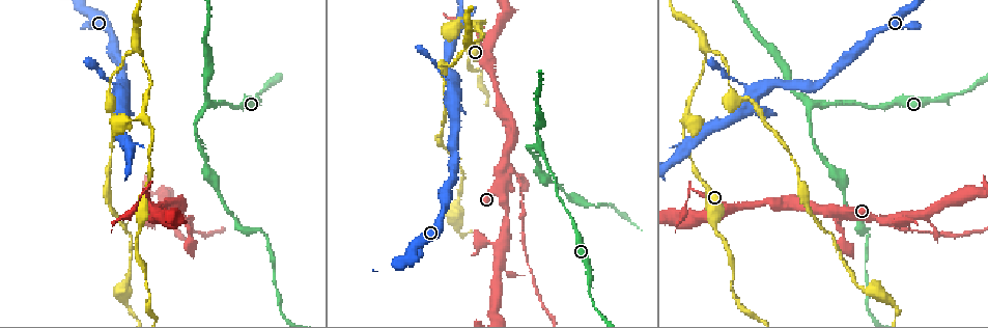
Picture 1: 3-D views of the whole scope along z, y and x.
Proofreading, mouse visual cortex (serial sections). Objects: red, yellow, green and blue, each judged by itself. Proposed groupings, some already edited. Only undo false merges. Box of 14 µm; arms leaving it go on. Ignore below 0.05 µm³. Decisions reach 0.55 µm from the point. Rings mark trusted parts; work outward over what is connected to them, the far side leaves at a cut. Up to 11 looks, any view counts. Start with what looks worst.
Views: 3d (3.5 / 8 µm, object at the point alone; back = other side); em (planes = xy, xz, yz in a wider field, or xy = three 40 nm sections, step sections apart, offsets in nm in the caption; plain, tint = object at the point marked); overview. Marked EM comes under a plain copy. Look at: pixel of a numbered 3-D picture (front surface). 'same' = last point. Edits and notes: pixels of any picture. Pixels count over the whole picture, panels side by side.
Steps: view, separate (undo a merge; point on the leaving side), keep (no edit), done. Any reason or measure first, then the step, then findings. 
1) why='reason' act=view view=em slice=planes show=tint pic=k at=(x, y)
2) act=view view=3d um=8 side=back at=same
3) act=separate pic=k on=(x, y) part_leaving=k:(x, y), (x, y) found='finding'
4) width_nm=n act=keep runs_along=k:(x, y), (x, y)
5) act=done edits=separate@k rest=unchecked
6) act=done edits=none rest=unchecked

why='a fork' act=view view=3d um=3.5 pic=1 at=(138, 51)

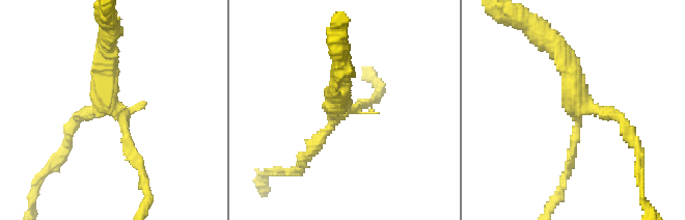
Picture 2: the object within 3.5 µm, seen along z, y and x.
act=view view=em slice=xy step=5 show=tint pic=2 at=(107, 103)

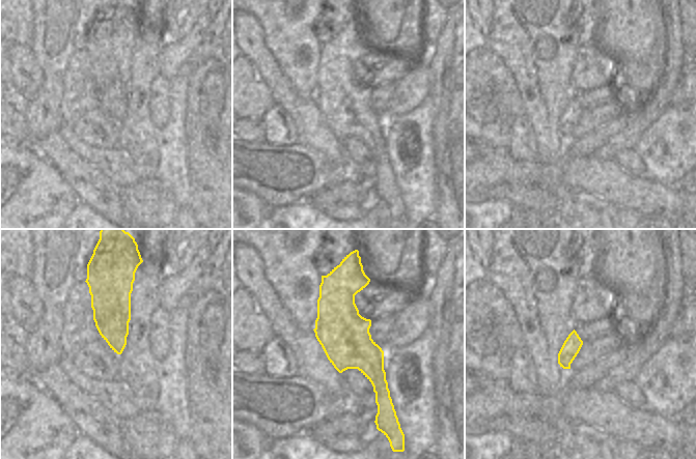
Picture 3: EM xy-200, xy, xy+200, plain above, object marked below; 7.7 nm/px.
width_nm=400 act=keep runs_along=2:(367, 103), (338, 108), (303, 159) found='all the same cell'

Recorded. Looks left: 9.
why='abrupt turn' act=view view=em slice=xy step=5 show=tint pic=1 at=(144, 189)

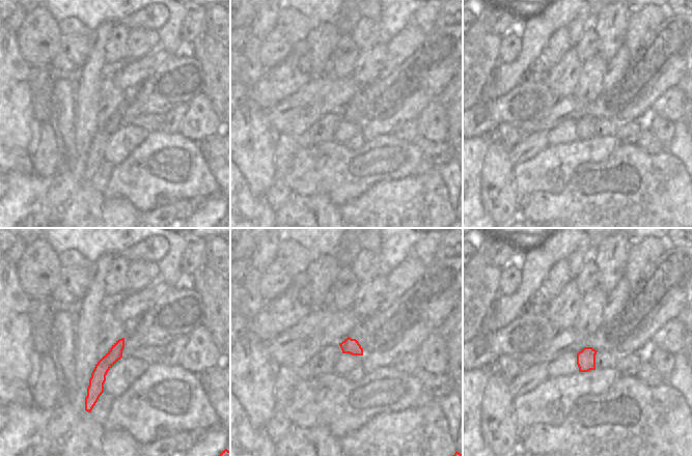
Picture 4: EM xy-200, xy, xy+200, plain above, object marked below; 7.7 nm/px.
why='wider look' act=view view=3d um=3.5 at=same

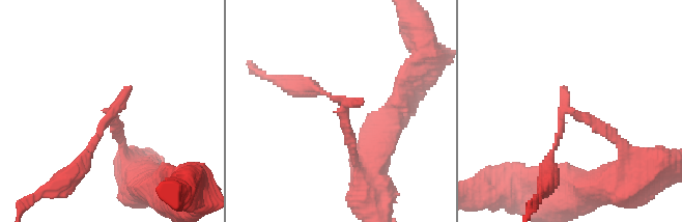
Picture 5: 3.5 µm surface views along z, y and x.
width_nm=120 act=keep runs_along=5:(356, 163), (343, 102), (314, 88) found='continuous, no second cell'

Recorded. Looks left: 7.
why='sudden change in width' act=view view=3d um=3.5 side=back pic=1 at=(837, 220)

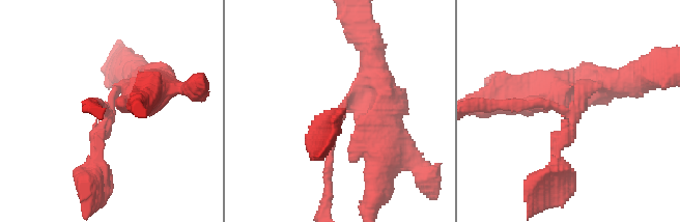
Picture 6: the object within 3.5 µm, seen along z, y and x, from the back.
arms=3 arm_widths_nm=150,200,450 why='shape alone is not enough' act=view view=em slice=xy step=2 show=tint pic=6 at=(573, 111)

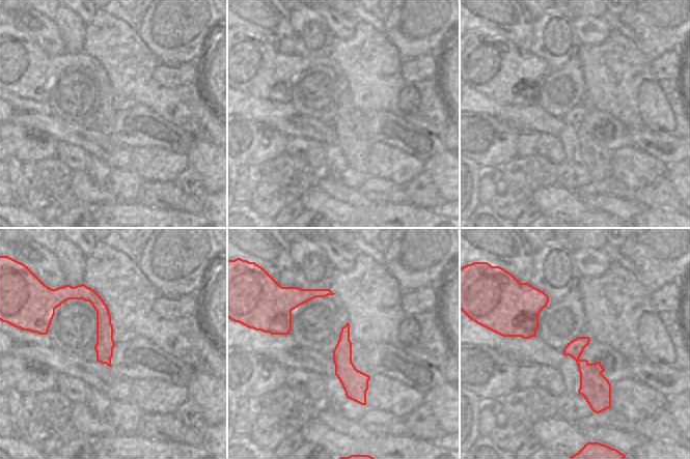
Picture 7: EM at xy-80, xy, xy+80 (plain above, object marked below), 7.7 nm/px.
width_nm=170 act=separate pic=6 on=(328, 170) found='a second cell is stuck on'

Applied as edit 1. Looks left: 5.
why='a narrow waist' act=view view=3d um=3.5 pic=1 at=(733, 98)

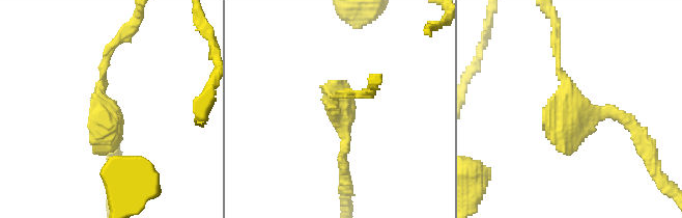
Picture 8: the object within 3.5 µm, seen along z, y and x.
act=view view=em slice=xy step=2 show=tint pic=8 at=(106, 110)

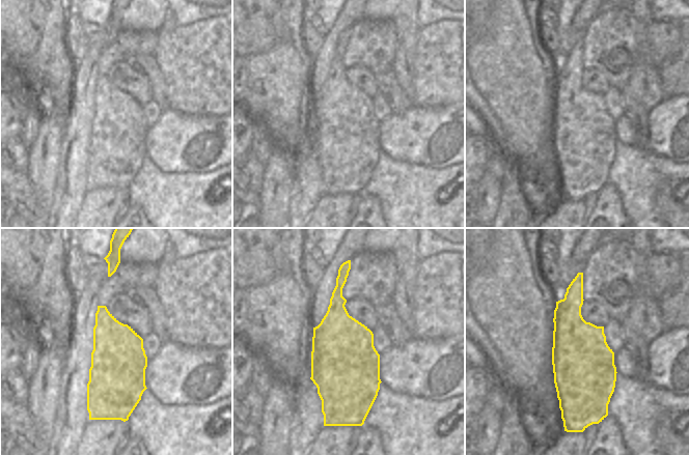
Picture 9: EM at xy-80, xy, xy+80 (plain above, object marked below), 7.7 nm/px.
width_nm=550 act=keep runs_along=8:(557, 48), (569, 109), (633, 125) found='continuous, no second cell'

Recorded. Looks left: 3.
act=done edits=separate@6 rest=unchecked

